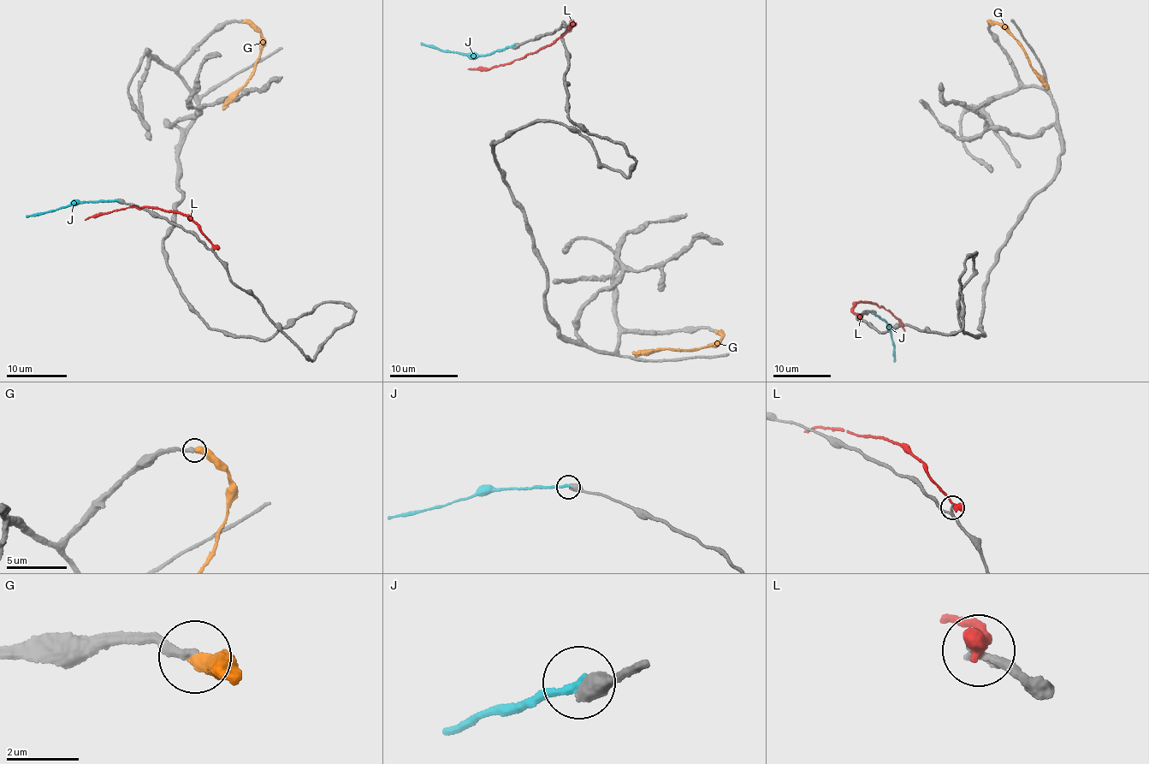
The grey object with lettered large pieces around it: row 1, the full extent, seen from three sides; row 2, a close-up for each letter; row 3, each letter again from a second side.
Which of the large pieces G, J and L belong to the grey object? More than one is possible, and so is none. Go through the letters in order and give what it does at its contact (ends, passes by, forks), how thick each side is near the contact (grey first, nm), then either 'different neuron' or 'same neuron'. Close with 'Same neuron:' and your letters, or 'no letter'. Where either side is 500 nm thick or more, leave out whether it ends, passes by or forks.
G: it ends | 240/480 nm | same neuron
J: 550/220 nm | different neuron
L: 200/500 nm | different neuron
Same neuron: G

